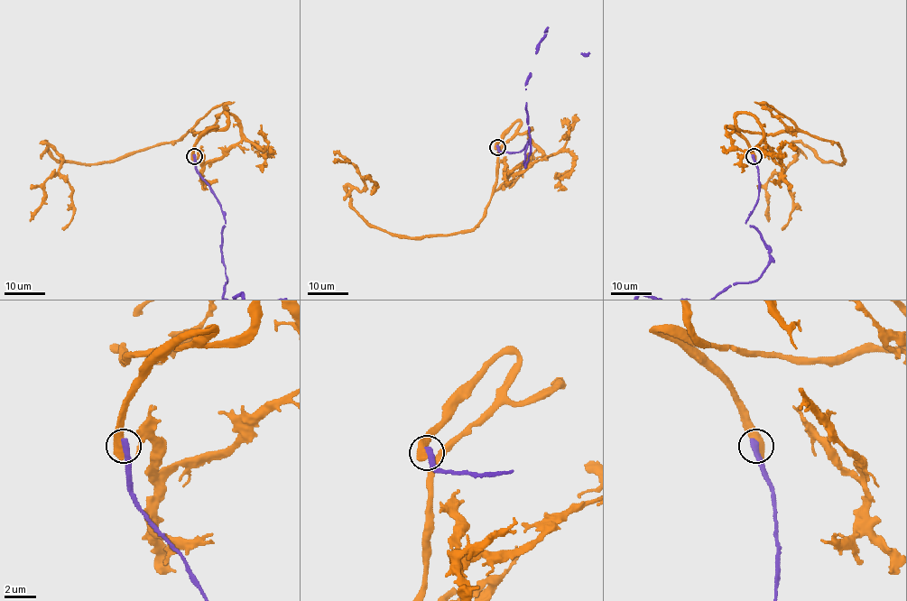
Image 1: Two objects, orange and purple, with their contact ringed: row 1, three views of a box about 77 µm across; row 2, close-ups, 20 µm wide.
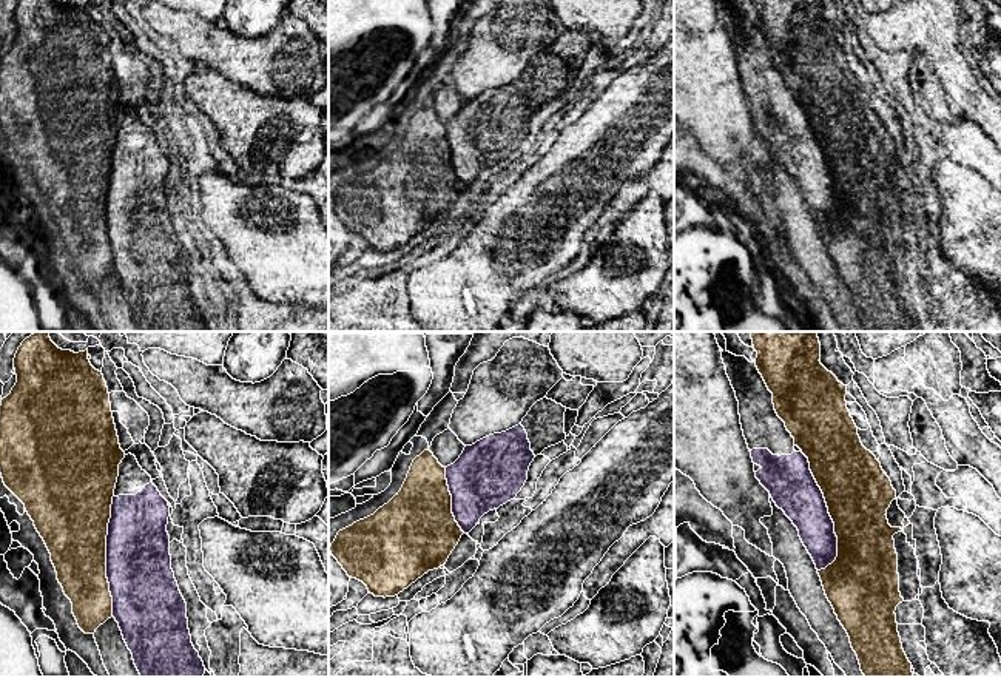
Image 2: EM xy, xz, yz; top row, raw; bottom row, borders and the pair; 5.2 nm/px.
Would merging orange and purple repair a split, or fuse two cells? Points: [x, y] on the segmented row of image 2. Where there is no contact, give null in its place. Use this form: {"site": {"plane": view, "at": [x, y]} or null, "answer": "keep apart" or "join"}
{"site": {"plane": "yz", "at": [829, 512]}, "answer": "keep apart"}

